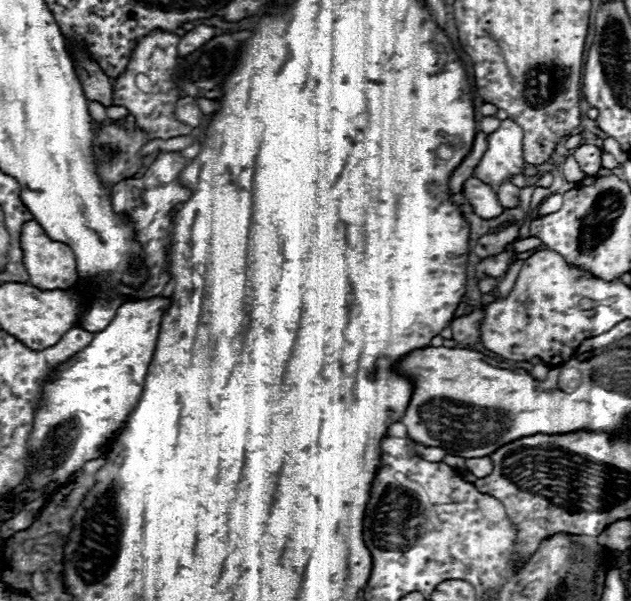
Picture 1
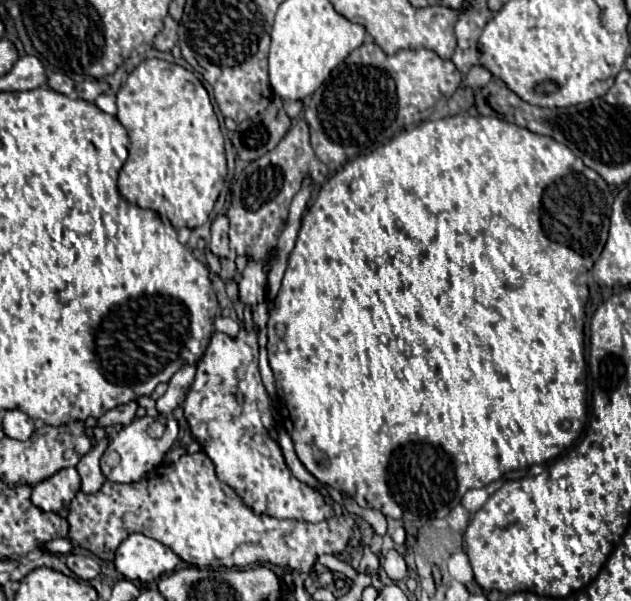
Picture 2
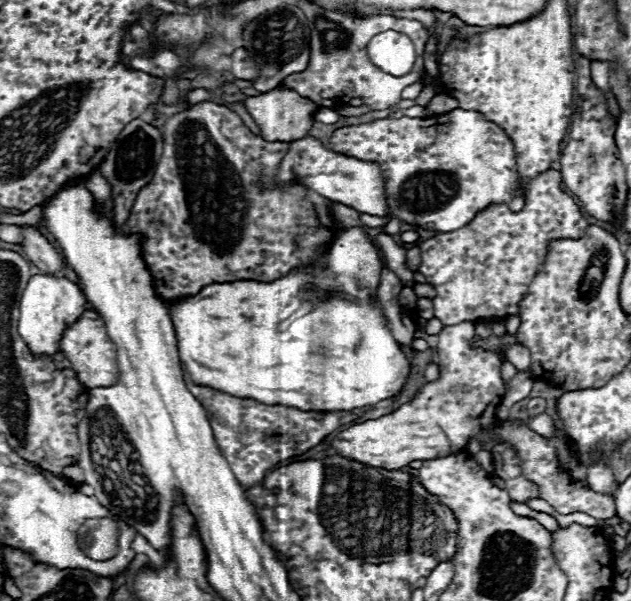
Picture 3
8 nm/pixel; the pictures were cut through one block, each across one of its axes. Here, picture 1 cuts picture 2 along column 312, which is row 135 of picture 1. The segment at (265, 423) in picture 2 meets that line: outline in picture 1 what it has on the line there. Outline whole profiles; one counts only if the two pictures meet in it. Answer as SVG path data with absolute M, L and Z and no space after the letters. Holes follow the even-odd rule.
M502 120L502 126L496 132L488 134L488 150L486 150L484 158L480 160L480 164L476 166L474 176L482 178L484 182L490 182L490 186L494 186L498 190L498 198L502 198L502 206L516 208L516 206L520 206L520 190L506 178L510 174L514 176L520 172L524 172L526 176L534 174L534 168L530 164L526 164L522 158L522 130L512 120Z

